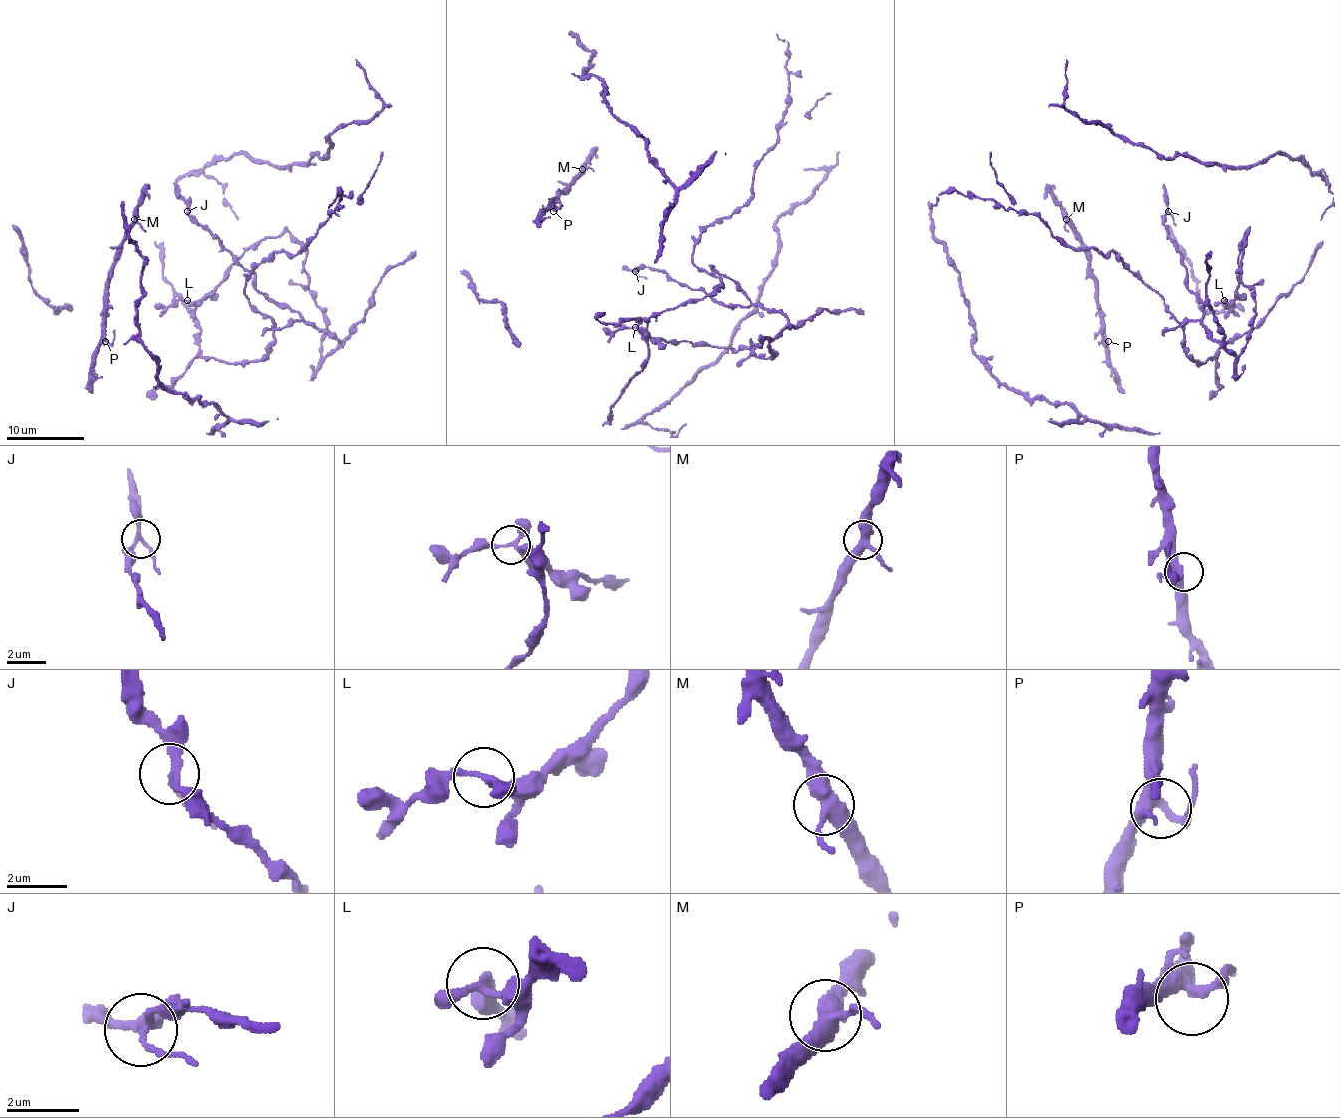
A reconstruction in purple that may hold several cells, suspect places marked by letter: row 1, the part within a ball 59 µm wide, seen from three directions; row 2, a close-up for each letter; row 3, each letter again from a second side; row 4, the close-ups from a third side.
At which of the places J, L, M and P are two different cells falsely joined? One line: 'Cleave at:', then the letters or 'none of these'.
Cleave at: none of these

